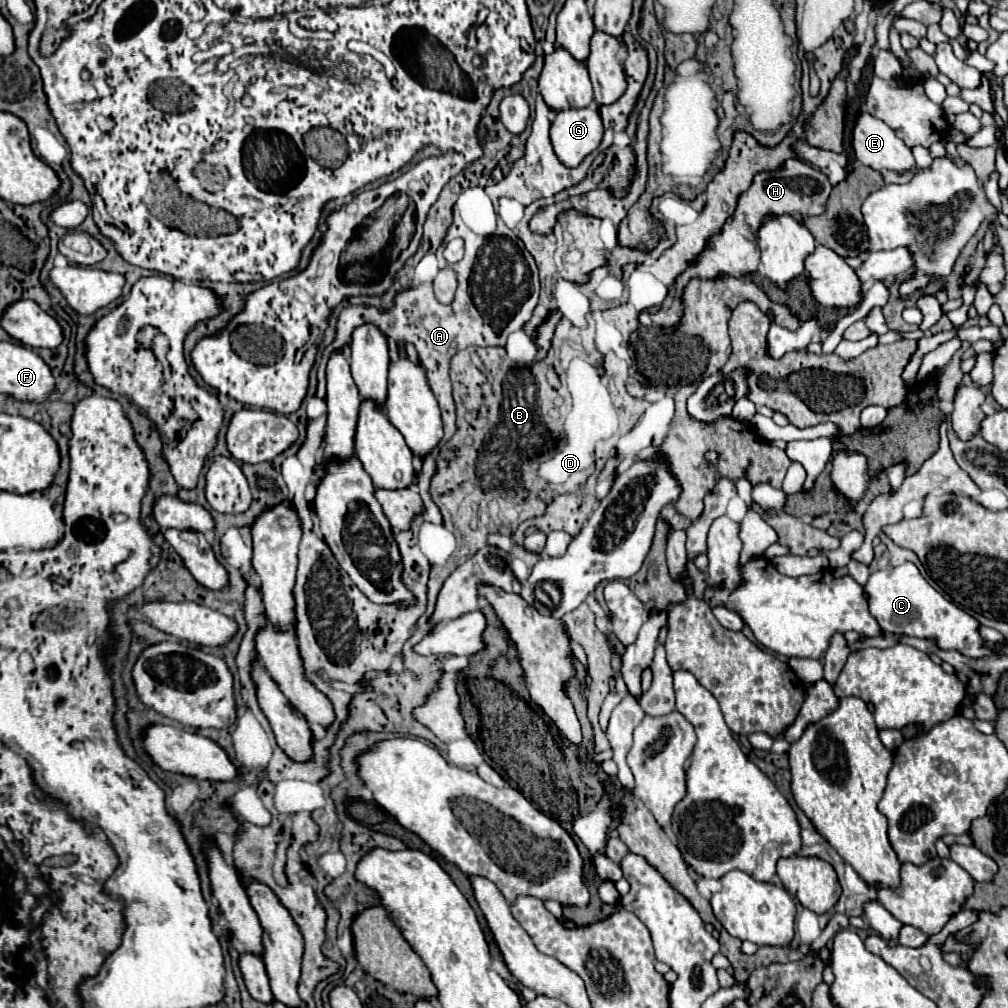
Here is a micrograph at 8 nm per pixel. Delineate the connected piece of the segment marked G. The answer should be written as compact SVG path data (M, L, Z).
M594 107L558 111L550 127L552 147L558 159L568 167L576 167L592 153L600 145L602 133L602 119Z

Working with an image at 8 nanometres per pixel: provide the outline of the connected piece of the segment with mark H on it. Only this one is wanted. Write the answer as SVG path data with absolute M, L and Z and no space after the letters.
M786 159L780 169L776 171L762 171L756 173L752 179L752 187L740 195L736 211L724 221L724 227L720 233L712 235L704 249L698 253L696 263L688 265L686 271L682 271L676 281L674 281L674 299L668 299L670 305L668 309L660 309L658 313L648 313L650 319L658 325L678 325L682 317L682 289L692 277L702 277L702 279L714 279L720 273L728 273L734 277L742 277L746 273L752 273L758 269L760 261L760 249L756 243L756 231L760 227L760 219L766 213L776 213L776 215L792 215L802 223L804 215L820 215L824 211L826 199L830 195L832 183L826 179L826 175L798 159Z

